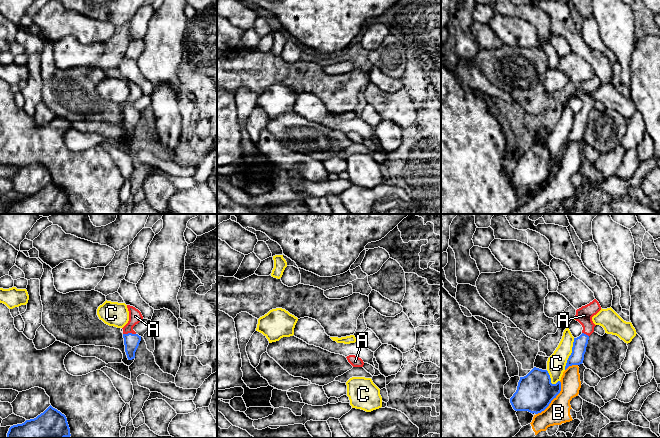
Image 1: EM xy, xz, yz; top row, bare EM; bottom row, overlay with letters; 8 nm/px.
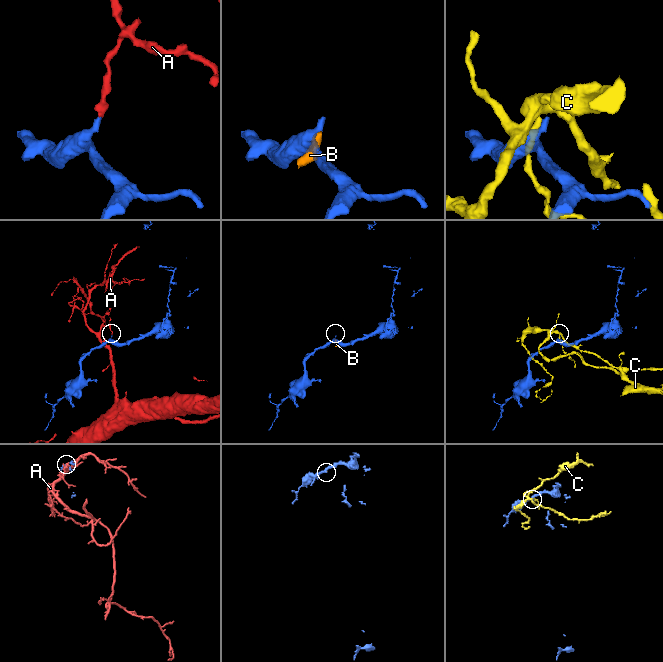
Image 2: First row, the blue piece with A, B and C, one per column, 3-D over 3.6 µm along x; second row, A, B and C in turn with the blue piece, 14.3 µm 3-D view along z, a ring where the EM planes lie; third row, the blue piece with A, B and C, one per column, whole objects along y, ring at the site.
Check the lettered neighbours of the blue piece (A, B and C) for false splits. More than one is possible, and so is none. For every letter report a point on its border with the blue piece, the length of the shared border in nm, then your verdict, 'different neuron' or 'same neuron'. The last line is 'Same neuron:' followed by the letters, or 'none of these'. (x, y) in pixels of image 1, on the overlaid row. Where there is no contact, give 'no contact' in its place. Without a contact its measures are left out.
A: xy (129, 333) | 100 nm | different neuron
B: yz (553, 398) | 340 nm | different neuron
C: yz (571, 354) | 260 nm | different neuron
Same neuron: none of these

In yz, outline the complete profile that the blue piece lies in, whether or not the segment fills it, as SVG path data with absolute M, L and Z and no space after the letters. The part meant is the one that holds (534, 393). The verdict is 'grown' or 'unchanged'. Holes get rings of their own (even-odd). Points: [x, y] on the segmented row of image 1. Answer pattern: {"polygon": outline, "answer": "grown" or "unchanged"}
{"polygon": "M534 367L526 376L520 377L510 403L515 411L538 414L549 406L560 391L560 381L552 384L547 370Z", "answer": "unchanged"}

